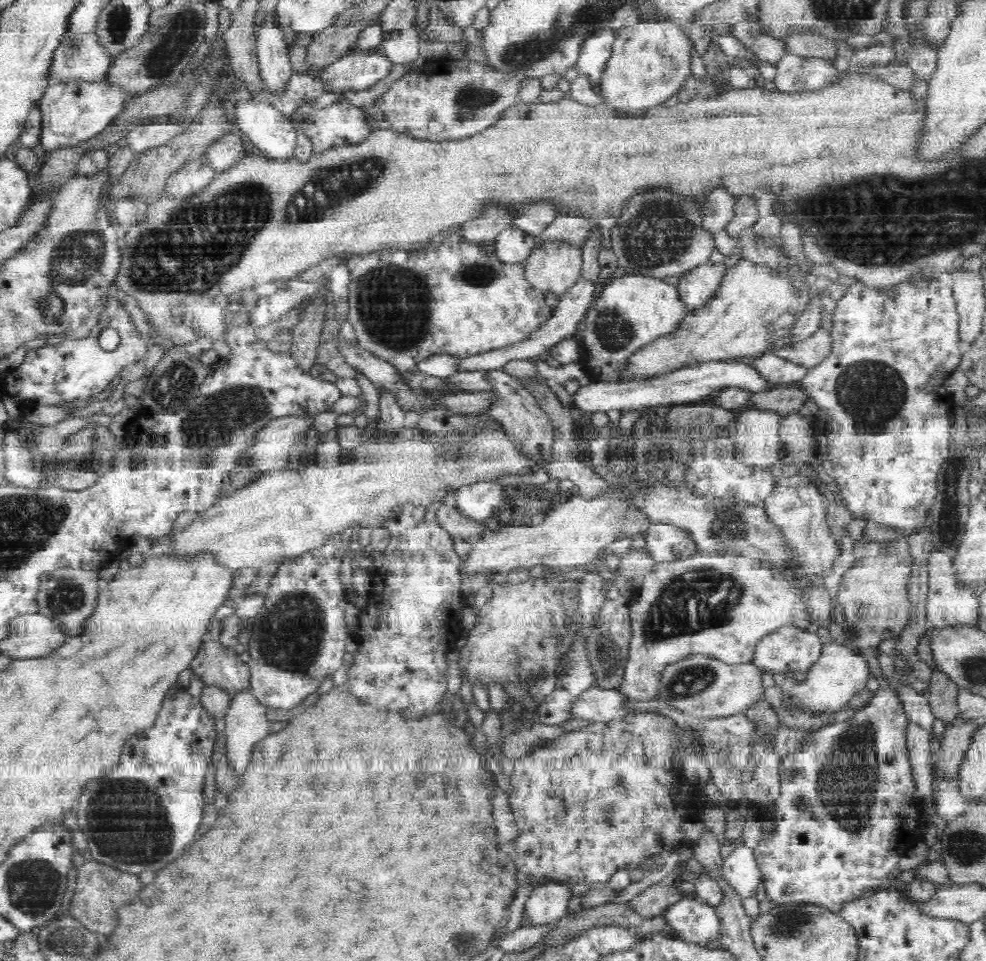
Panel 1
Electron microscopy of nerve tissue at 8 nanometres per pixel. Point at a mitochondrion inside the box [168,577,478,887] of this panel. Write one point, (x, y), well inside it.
(288, 636)

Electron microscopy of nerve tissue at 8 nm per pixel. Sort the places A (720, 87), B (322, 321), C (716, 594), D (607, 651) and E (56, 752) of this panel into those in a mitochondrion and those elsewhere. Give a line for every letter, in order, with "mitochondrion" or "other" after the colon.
A: other
B: other
C: mitochondrion
D: mitochondrion
E: other

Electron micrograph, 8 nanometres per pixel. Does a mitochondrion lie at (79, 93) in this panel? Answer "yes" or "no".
no

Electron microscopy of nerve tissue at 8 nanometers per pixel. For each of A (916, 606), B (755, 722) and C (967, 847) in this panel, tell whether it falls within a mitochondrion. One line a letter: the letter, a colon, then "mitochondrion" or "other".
A: other
B: other
C: mitochondrion

